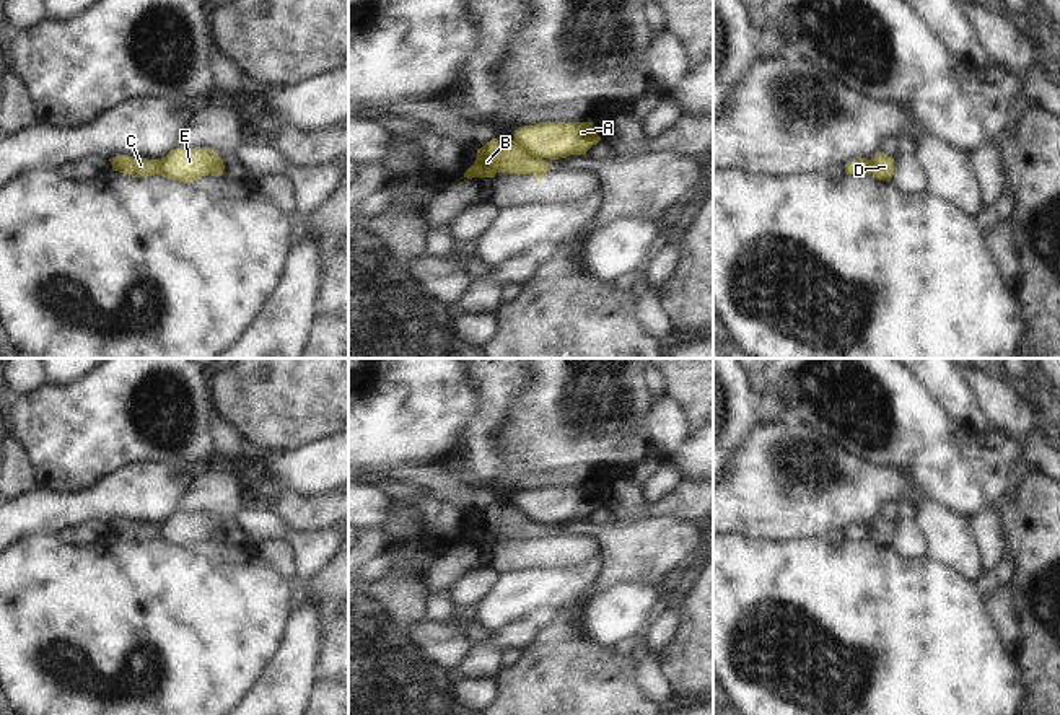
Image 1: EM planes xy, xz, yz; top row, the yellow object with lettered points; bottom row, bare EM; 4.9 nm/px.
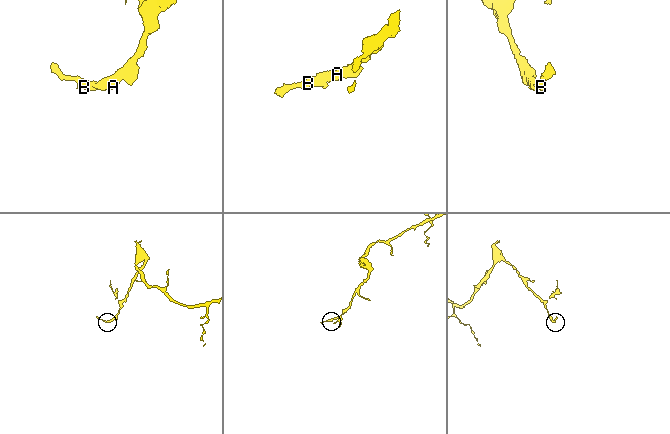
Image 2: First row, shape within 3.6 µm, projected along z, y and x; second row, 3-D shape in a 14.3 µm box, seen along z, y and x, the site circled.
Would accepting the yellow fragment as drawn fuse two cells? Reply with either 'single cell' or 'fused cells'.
fused cells

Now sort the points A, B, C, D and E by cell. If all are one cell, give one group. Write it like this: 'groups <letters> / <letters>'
groups A E / B C D

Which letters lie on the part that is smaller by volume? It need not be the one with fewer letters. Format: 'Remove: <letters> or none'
Remove: B, C, D

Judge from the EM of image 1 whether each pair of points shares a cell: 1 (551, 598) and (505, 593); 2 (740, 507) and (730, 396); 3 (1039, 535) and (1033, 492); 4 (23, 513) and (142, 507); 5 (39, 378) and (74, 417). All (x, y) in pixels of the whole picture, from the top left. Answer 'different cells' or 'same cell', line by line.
1: same cell
2: different cells
3: same cell
4: same cell
5: different cells

